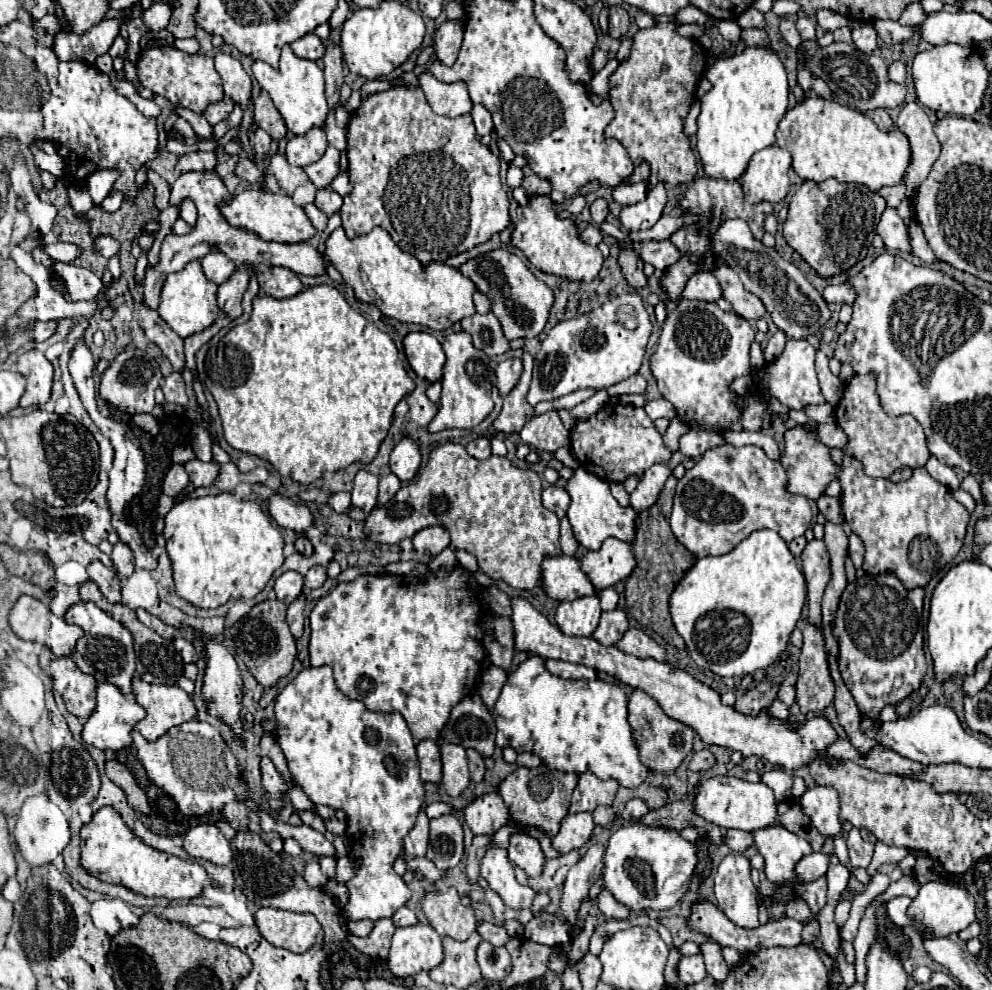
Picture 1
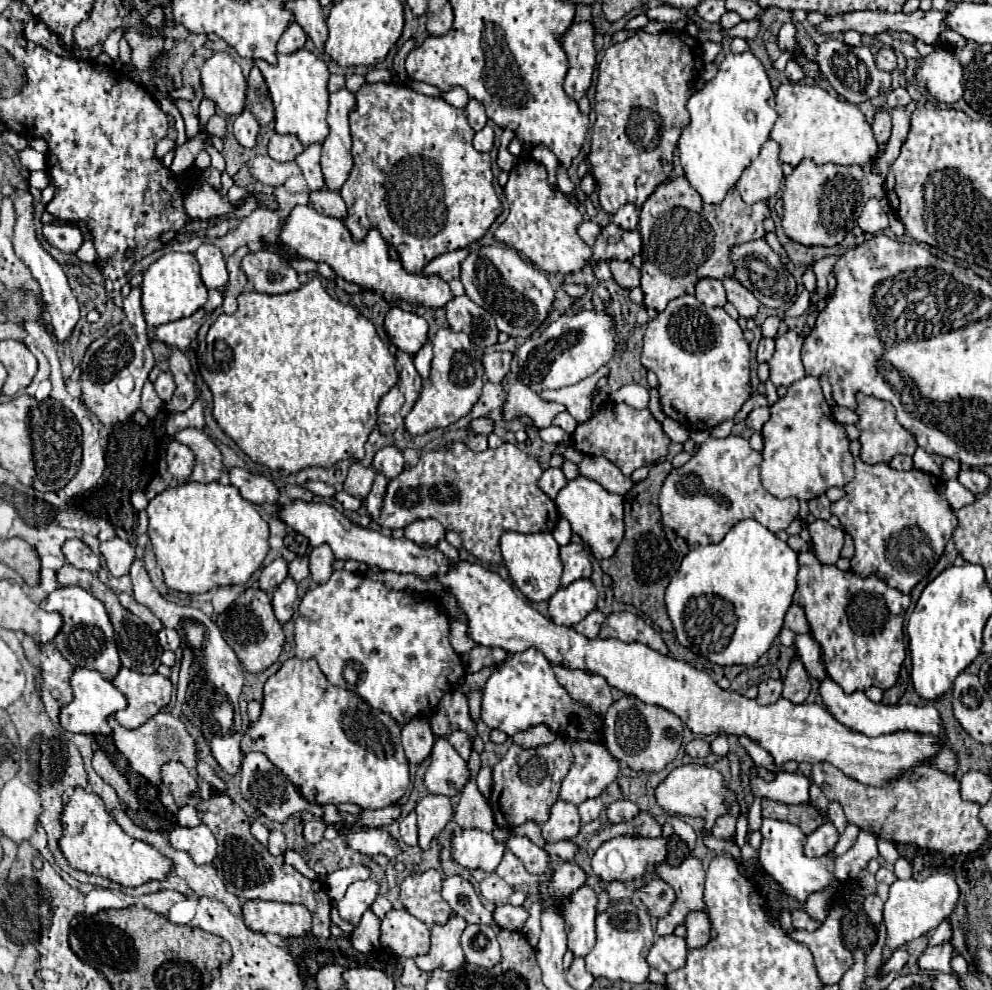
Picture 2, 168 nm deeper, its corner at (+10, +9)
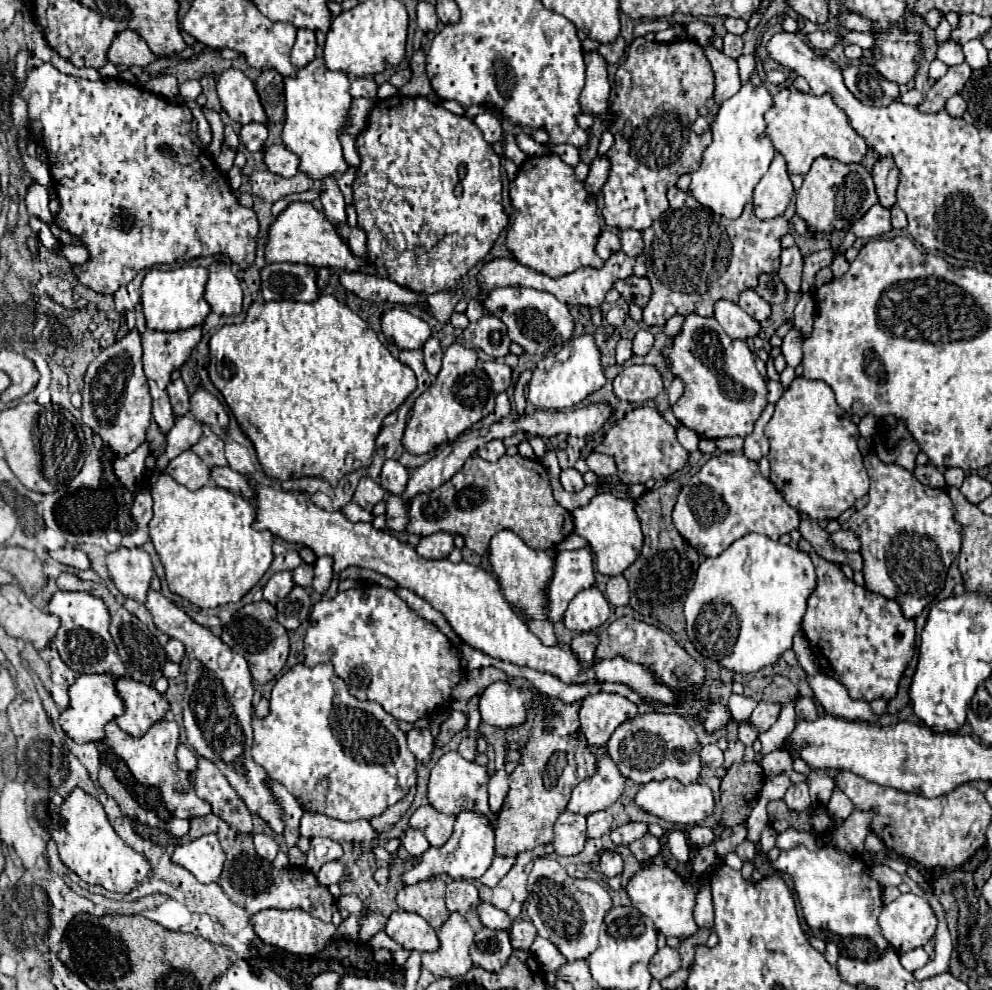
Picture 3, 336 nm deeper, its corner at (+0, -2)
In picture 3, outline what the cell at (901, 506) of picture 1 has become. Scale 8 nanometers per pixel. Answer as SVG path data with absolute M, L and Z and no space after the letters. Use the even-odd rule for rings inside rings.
M868 454L864 458L864 466L870 476L870 500L860 512L850 516L848 524L862 542L860 554L864 558L862 572L866 578L866 588L896 600L906 618L916 618L932 602L932 598L938 596L938 588L944 588L948 568L960 552L960 524L954 520L954 504L944 490L920 484L912 472L886 464L876 454Z

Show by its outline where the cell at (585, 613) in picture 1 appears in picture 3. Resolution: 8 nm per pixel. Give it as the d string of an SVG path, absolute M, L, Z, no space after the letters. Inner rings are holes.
M592 586L578 592L564 614L564 626L572 632L592 632L600 628L610 614L610 606L606 604L604 594Z

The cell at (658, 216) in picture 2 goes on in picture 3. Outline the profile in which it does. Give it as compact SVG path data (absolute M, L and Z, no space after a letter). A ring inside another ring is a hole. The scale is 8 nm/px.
M670 188L668 200L670 208L662 214L662 224L654 224L642 232L648 266L646 278L654 290L644 308L642 322L646 326L664 326L674 314L698 314L710 318L718 300L738 302L738 296L744 290L756 288L760 274L778 272L782 252L780 238L790 232L790 224L786 220L784 228L782 216L774 220L758 220L752 204L746 204L740 218L728 220L728 224L722 226L710 226L712 212L696 202L690 192Z

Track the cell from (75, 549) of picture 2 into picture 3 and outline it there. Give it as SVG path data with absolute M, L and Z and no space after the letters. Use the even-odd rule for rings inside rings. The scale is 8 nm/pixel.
M60 548L60 550L50 552L50 556L56 562L66 564L66 566L72 566L72 568L78 568L78 570L88 570L90 568L88 556L82 550L78 550L78 548Z

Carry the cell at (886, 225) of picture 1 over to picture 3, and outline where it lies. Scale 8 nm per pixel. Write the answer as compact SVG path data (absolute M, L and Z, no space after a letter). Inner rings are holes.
M876 204L860 218L860 222L854 222L850 226L850 232L854 232L858 238L878 238L884 232L888 232L890 228L892 228L890 210Z

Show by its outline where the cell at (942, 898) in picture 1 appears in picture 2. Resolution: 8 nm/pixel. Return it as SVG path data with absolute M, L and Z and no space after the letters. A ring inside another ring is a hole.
M932 873L922 881L916 879L898 879L890 885L890 897L884 903L884 923L888 927L888 941L884 951L884 961L892 955L890 949L912 941L914 937L922 937L928 931L936 929L948 915L954 913L960 897L960 889L954 877Z

